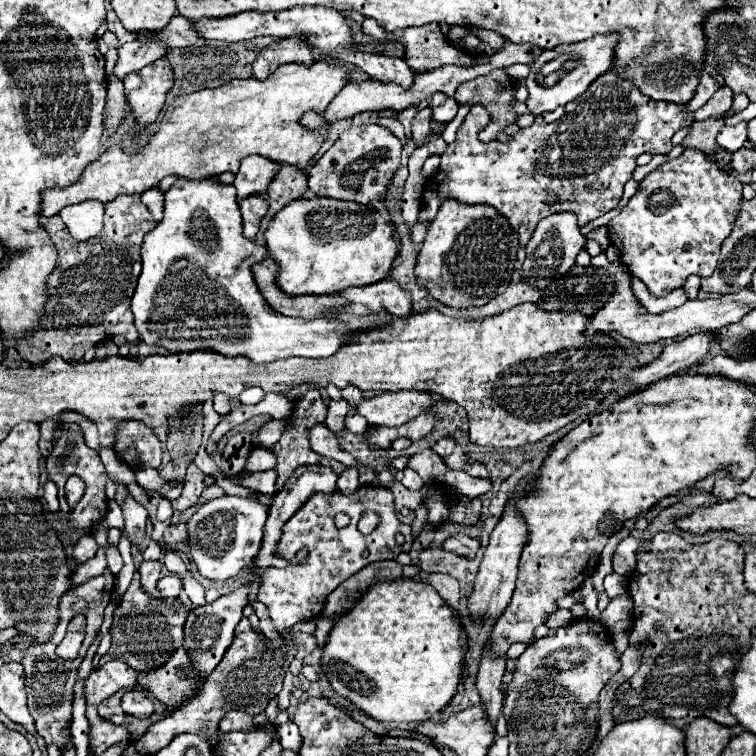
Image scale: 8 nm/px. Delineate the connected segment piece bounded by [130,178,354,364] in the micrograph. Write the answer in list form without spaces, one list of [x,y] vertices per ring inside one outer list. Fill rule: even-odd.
[[[218,178],[178,180],[166,192],[164,220],[144,236],[142,244],[142,274],[132,296],[130,310],[140,342],[162,346],[168,352],[186,350],[214,350],[222,356],[246,356],[252,362],[274,362],[290,356],[324,358],[354,338],[354,332],[336,318],[288,318],[274,312],[258,292],[250,266],[266,256],[266,248],[252,244],[242,236],[242,216],[236,202],[234,186],[224,186]],[[248,258],[248,266],[242,262]]]

